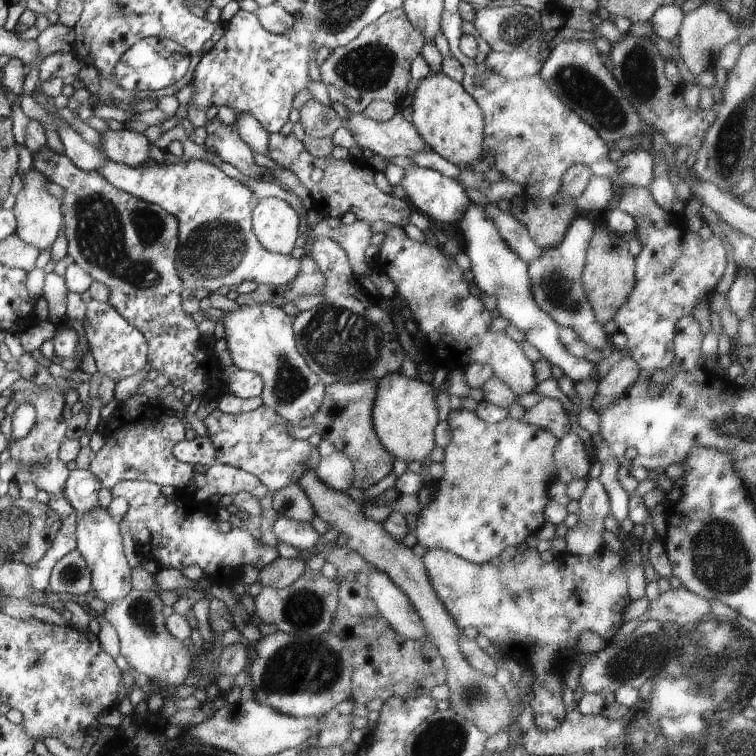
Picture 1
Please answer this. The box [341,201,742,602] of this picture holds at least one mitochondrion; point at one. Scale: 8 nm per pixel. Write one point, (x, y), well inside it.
(555, 286)

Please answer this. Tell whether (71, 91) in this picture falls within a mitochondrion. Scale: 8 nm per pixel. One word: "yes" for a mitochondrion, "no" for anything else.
no

